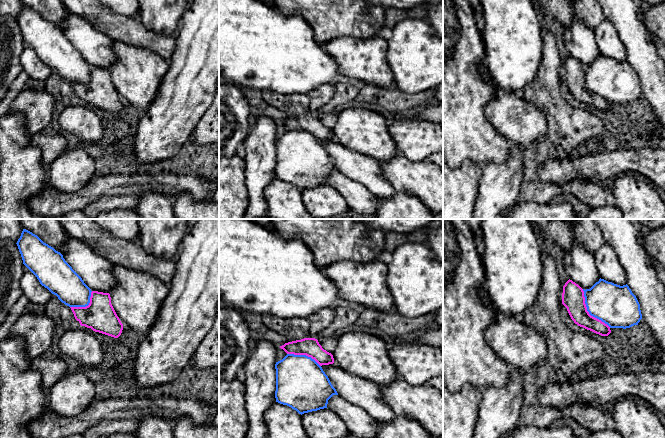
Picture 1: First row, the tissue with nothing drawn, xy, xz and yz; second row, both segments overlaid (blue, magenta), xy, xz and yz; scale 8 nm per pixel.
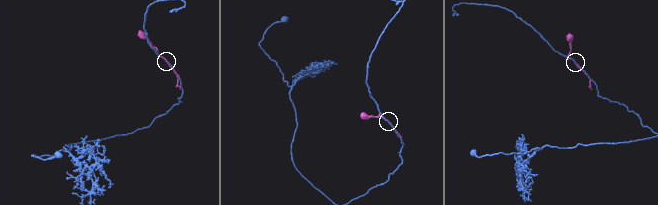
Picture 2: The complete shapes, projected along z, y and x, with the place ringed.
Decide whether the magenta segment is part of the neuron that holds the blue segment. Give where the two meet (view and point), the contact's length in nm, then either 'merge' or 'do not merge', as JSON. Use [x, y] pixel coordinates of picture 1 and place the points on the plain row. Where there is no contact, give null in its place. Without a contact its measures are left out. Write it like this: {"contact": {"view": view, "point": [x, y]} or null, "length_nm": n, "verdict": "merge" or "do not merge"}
{"contact": {"view": "yz", "point": [588, 87]}, "length_nm": 380, "verdict": "do not merge"}

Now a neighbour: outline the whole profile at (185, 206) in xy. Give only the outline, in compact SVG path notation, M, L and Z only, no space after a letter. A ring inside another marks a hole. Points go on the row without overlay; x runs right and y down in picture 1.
M191 194L174 197L175 219L219 219L219 206L210 197L196 201Z

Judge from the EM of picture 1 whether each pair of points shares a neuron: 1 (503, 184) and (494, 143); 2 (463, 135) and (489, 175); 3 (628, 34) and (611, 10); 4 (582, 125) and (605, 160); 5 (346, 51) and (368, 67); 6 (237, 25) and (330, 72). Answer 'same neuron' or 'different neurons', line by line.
1: different neurons
2: different neurons
3: same neuron
4: different neurons
5: same neuron
6: same neuron

